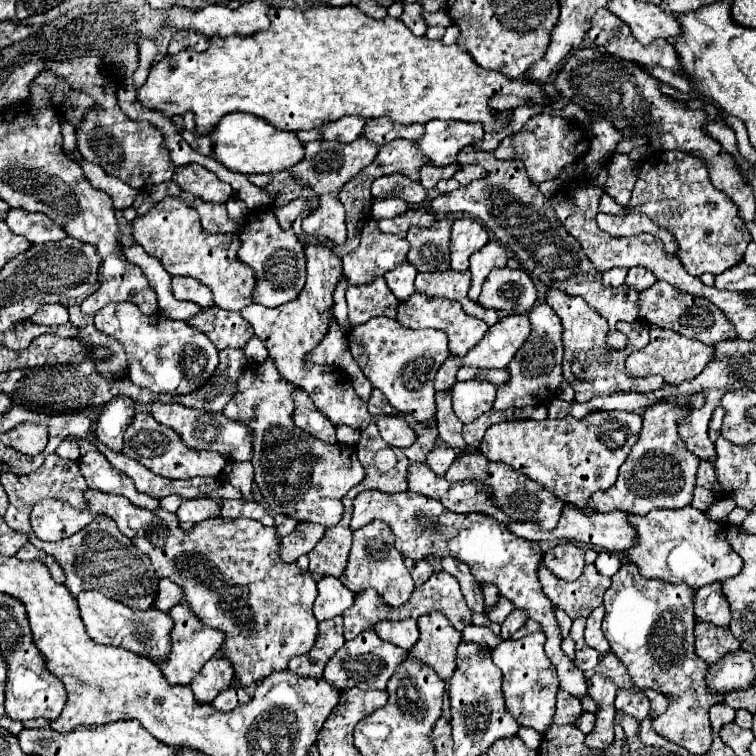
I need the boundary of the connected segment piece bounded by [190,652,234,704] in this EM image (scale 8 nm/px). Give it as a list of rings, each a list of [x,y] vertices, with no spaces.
[[[220,652],[204,664],[204,668],[194,676],[192,680],[192,690],[196,700],[210,704],[216,694],[220,694],[224,688],[232,684],[234,678],[234,668],[228,658],[224,658]]]

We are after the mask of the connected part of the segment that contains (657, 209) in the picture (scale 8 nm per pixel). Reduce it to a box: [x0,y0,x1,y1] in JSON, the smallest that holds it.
[628,150,752,276]

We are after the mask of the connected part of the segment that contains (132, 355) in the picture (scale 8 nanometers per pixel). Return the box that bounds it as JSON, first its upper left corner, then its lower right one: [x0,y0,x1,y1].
[94,304,218,396]

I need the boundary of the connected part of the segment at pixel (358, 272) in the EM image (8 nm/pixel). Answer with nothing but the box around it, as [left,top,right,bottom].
[344,220,410,284]

